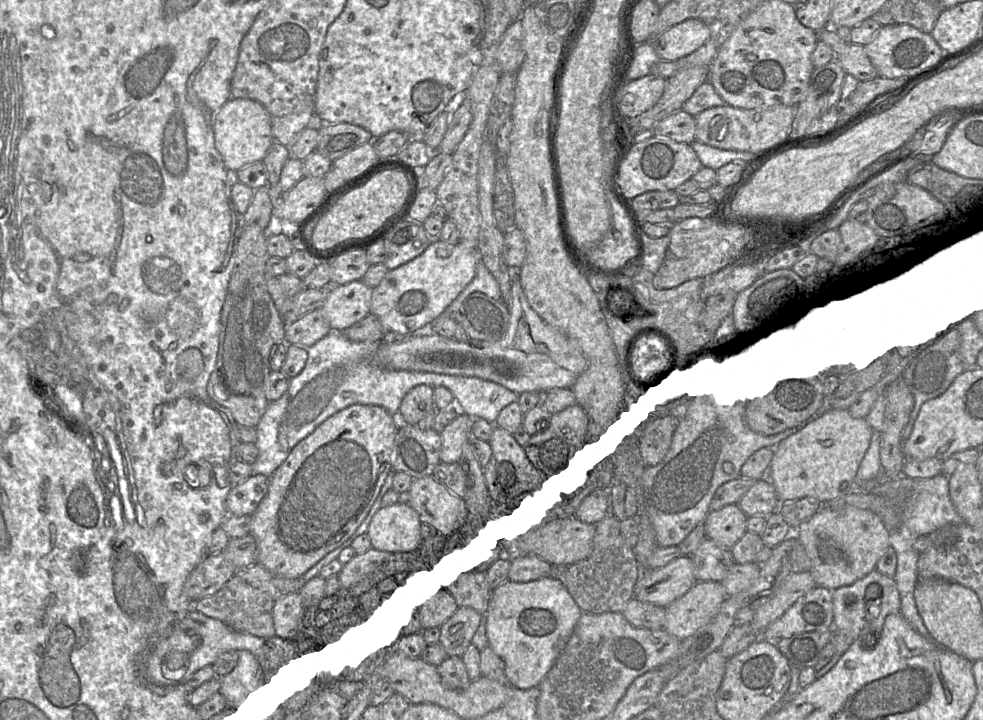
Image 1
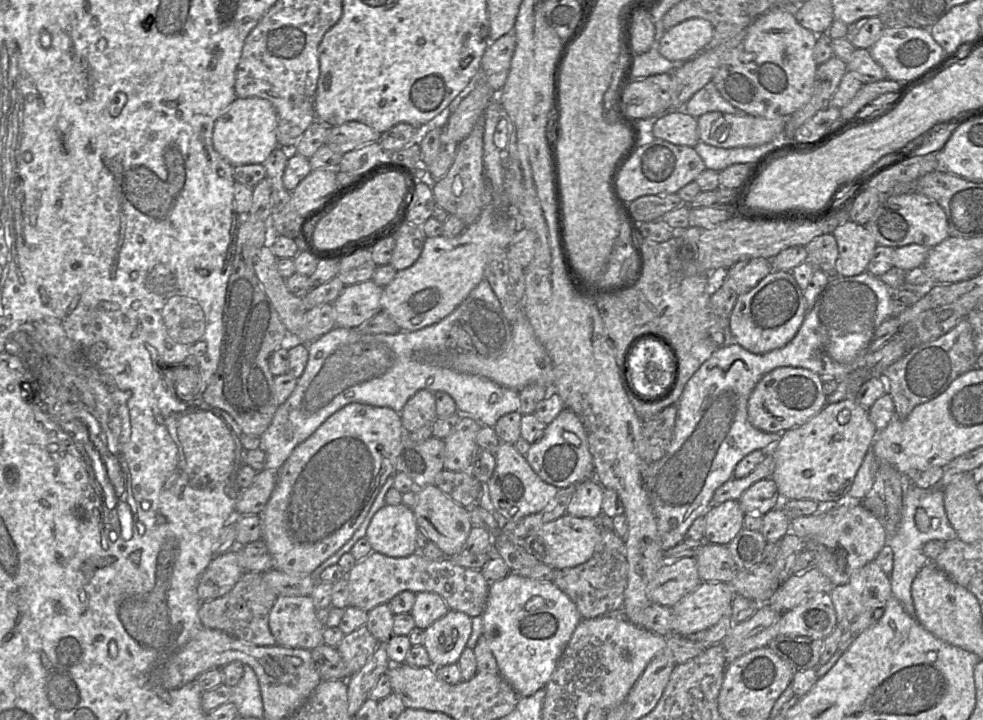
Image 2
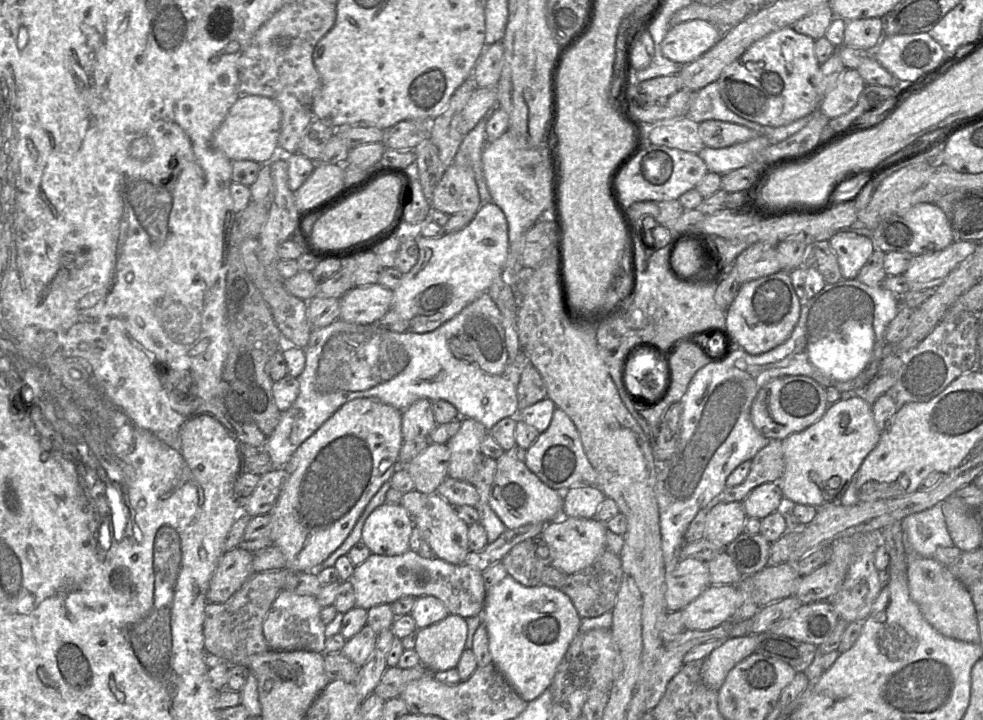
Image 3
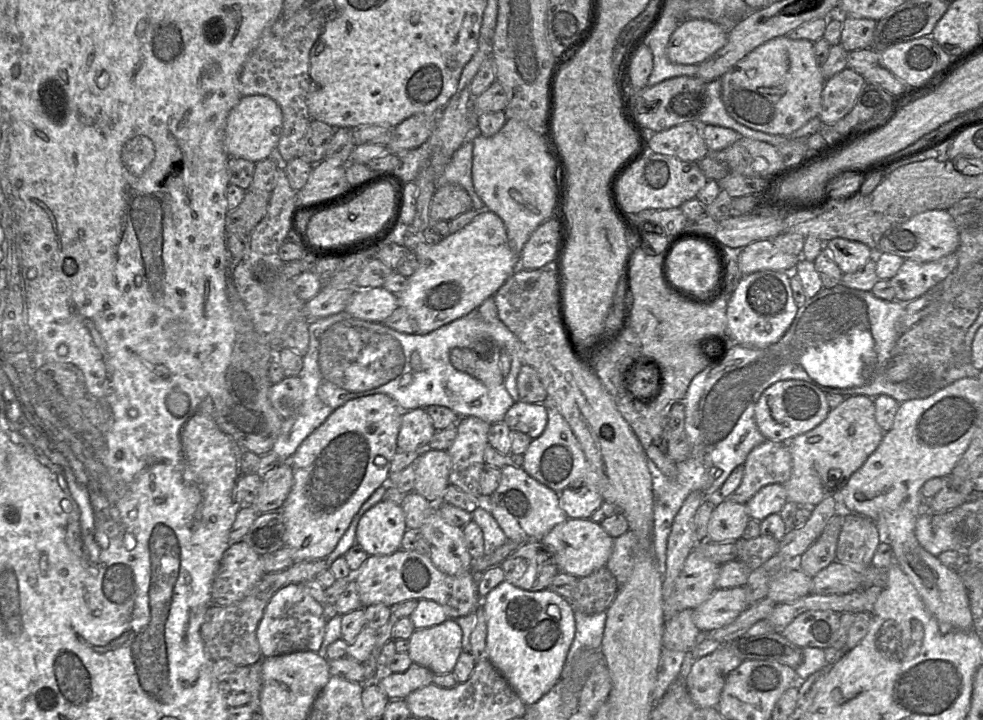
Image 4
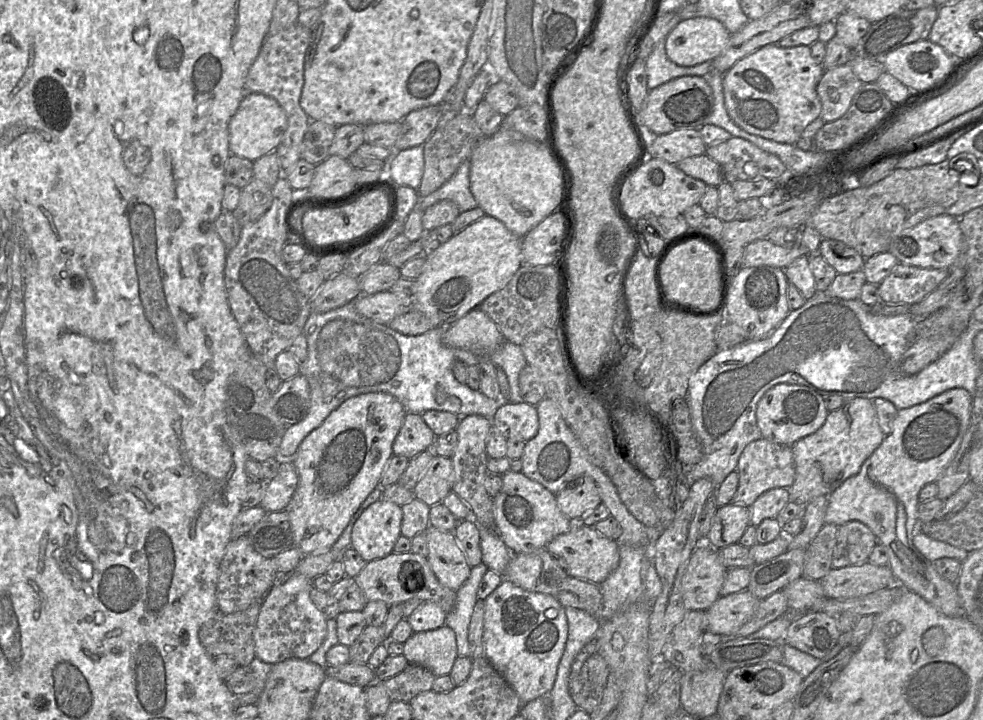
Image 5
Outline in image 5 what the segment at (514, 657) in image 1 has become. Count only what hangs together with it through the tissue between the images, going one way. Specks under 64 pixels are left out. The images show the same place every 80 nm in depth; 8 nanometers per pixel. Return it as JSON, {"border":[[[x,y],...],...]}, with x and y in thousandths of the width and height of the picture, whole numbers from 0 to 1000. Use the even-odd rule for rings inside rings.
{"border":[[[513,803],[492,832],[492,913],[523,957],[531,978],[555,968],[562,957],[577,883],[575,844],[565,826],[538,822]]]}

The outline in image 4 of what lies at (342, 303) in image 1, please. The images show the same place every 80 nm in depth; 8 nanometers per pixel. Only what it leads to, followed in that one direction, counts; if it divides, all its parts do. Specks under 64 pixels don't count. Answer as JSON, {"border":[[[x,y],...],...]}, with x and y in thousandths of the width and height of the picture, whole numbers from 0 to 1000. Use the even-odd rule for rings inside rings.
{"border":[[[380,399],[362,401],[351,432],[367,444],[390,449],[404,426],[404,410],[391,399]]]}

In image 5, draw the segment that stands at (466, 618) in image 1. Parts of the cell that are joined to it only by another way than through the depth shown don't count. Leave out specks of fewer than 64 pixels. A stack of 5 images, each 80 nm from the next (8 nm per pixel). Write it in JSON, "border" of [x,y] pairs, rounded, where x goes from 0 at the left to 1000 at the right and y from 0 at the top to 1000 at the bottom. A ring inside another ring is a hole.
{"border":[[[454,868],[420,879],[411,892],[409,910],[416,922],[430,925],[444,940],[457,938],[466,913],[463,879]]]}

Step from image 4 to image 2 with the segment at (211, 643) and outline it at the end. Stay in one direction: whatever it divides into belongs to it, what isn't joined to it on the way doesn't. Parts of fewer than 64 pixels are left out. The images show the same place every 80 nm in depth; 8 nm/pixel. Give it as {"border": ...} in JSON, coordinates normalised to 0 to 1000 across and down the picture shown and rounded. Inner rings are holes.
{"border":[[[248,794],[231,825],[204,838],[203,864],[208,872],[226,876],[260,897],[276,899],[282,894],[274,872],[274,854],[282,831],[282,825],[269,806],[268,796]]]}

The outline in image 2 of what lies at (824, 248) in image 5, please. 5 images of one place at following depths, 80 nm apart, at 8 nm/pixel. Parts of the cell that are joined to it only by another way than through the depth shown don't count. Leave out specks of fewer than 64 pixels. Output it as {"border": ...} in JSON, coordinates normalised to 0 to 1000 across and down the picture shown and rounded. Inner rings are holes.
{"border":[[[864,306],[847,321],[852,343],[850,375],[855,383],[878,379],[888,354],[892,336],[880,314]]]}

